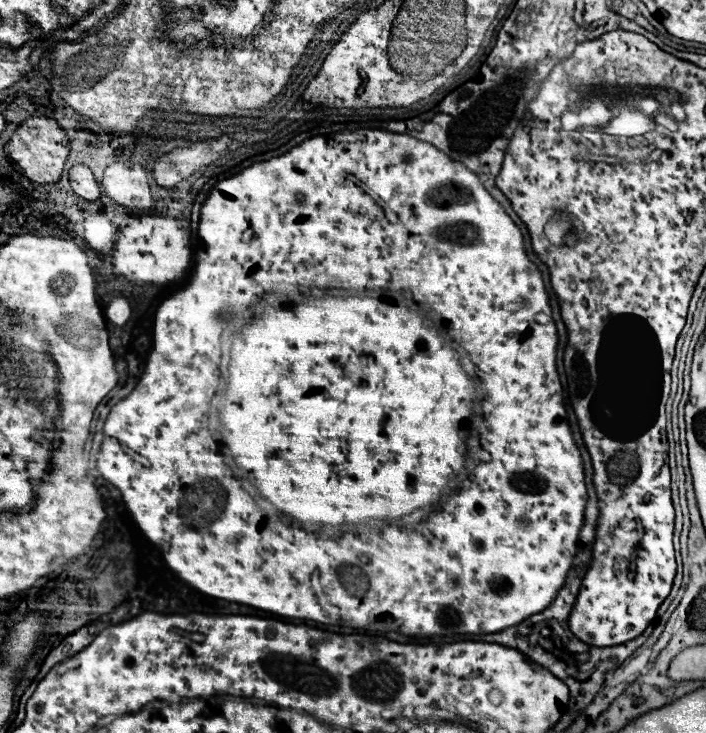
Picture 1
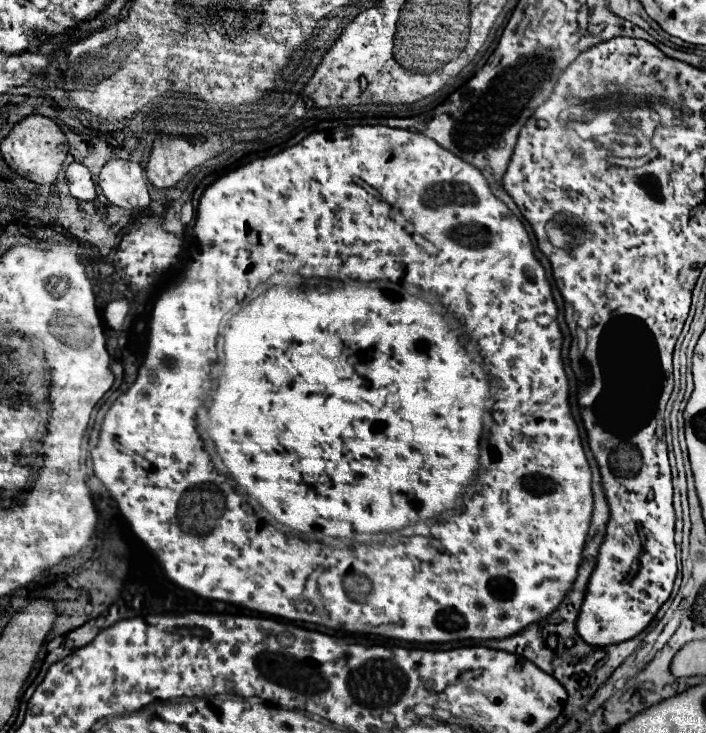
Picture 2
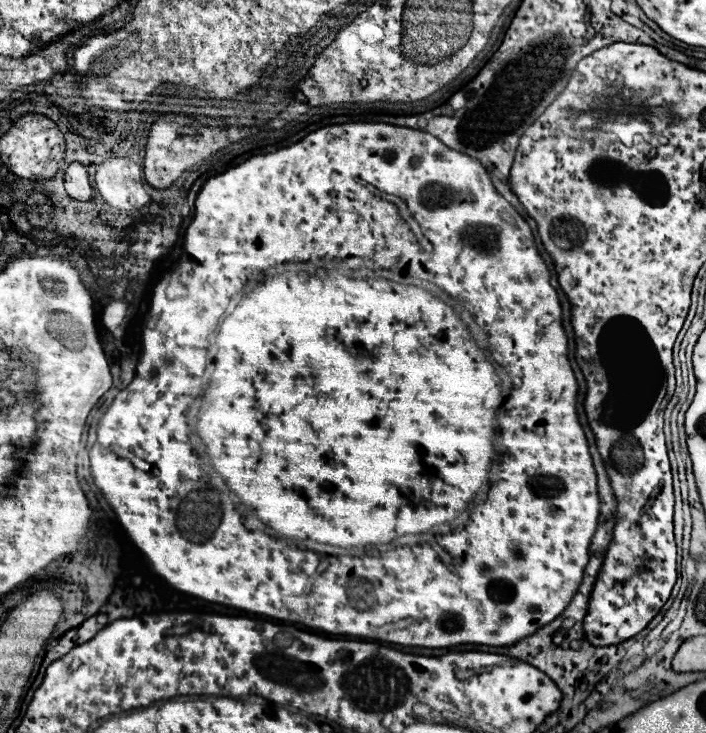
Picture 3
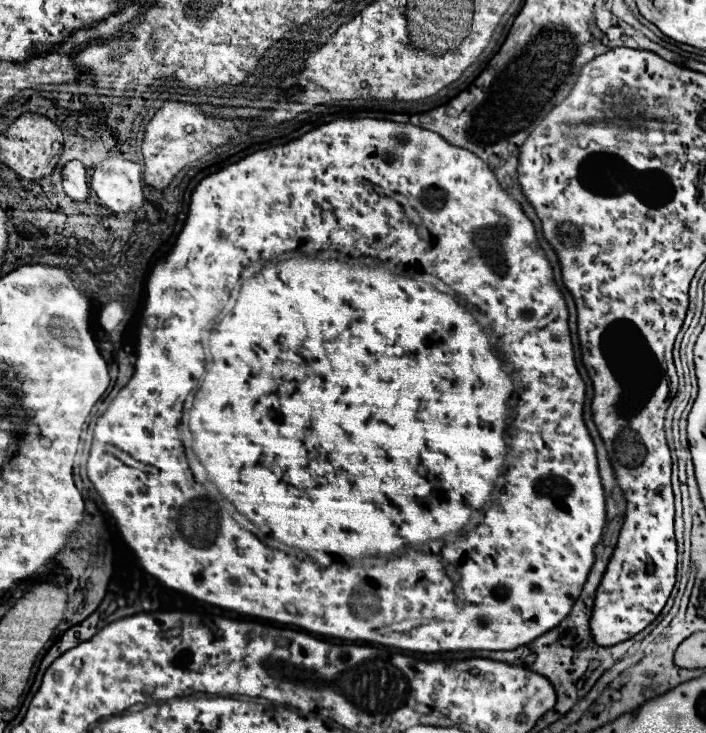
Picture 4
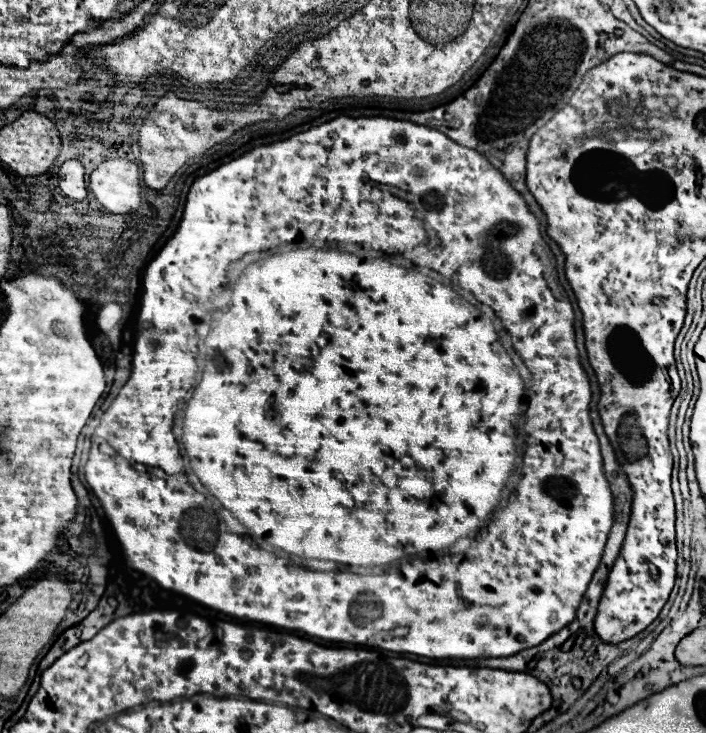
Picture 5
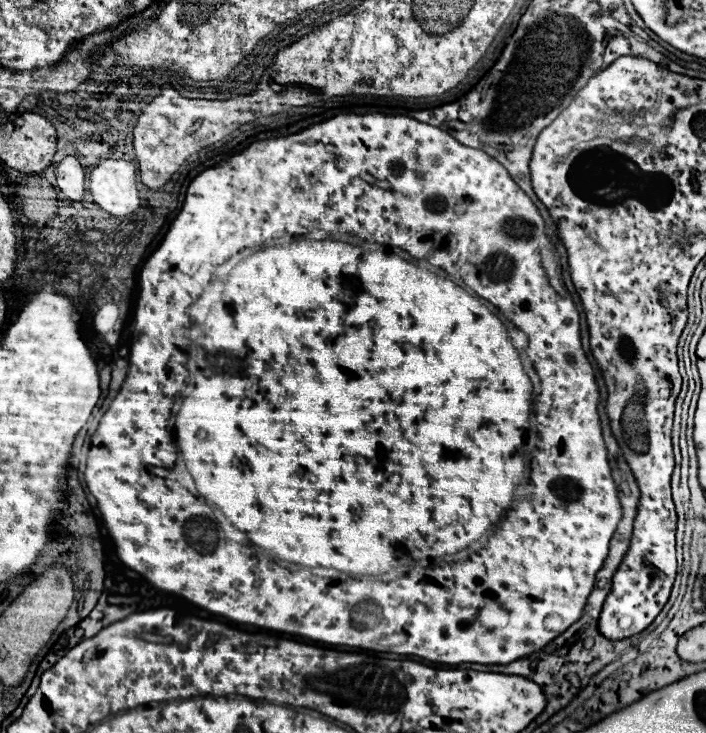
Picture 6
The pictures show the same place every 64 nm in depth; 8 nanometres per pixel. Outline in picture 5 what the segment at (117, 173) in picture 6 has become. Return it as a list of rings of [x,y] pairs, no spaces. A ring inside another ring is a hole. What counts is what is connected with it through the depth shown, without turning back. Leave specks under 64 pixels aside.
[[[110,158],[90,174],[90,192],[112,214],[136,212],[140,198],[138,164],[126,158]]]

